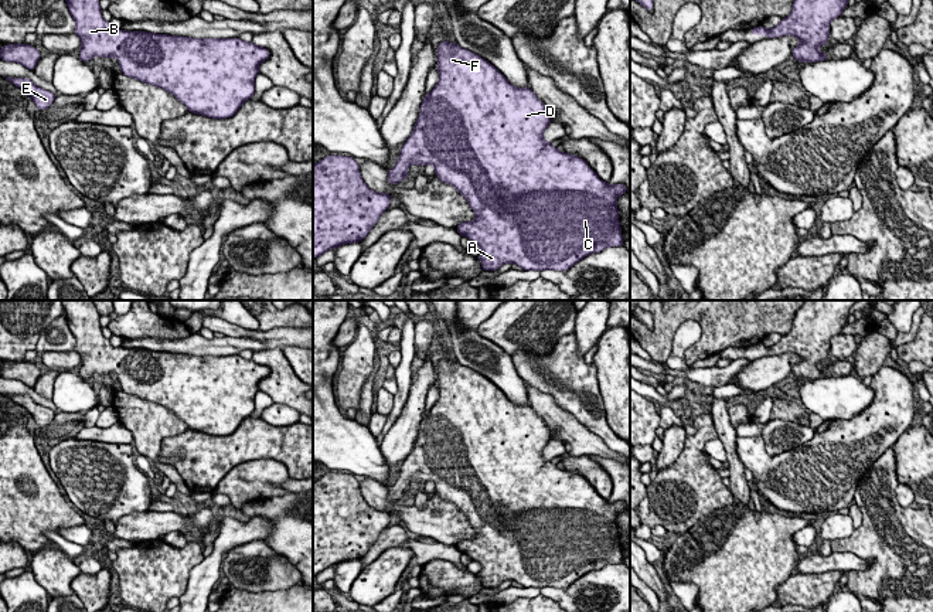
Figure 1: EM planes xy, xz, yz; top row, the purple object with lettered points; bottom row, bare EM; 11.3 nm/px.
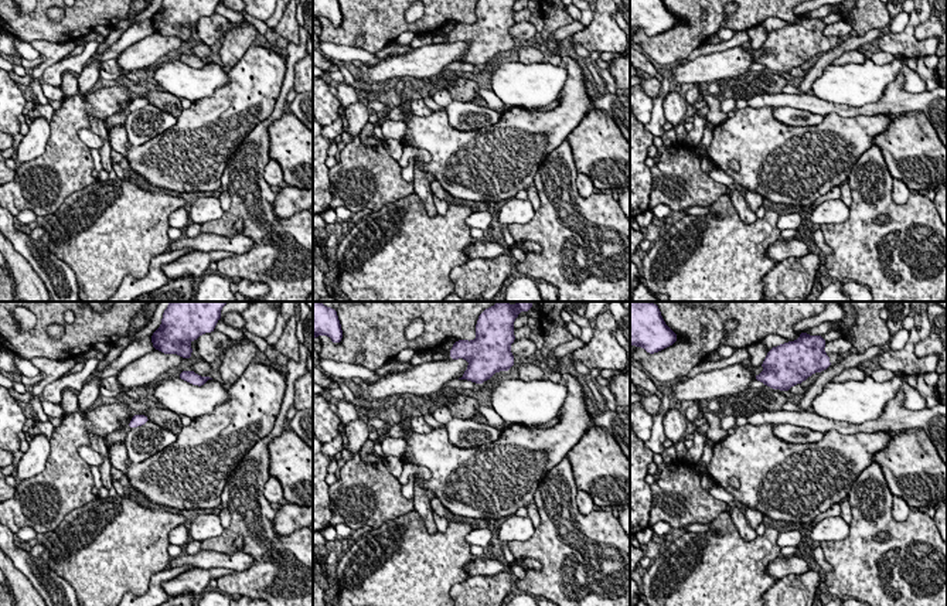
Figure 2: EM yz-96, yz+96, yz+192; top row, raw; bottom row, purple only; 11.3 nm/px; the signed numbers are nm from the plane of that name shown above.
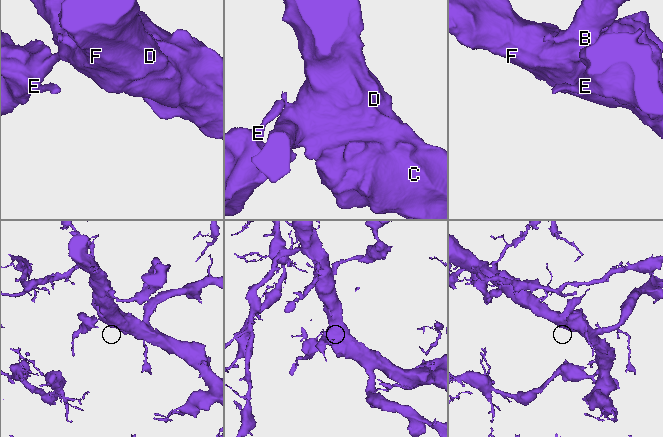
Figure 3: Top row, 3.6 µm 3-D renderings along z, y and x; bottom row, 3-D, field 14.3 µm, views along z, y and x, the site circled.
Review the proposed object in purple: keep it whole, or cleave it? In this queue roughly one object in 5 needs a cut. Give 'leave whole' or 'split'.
leave whole

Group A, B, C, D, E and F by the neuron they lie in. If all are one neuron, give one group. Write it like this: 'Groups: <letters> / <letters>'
Groups: A B C D E F

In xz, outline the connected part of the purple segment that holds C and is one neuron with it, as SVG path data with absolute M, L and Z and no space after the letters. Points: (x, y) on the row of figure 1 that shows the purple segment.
M443 41L437 45L437 52L436 65L439 71L439 82L430 94L423 98L415 128L398 153L399 159L396 164L388 171L388 181L394 186L403 181L408 177L408 169L411 164L433 164L439 180L454 186L456 190L469 201L470 208L476 212L476 220L473 222L462 222L456 230L462 237L467 237L473 244L481 248L477 258L481 261L483 271L496 271L507 262L521 266L522 271L568 271L589 254L600 252L610 246L624 246L616 200L619 196L627 193L627 187L624 184L610 186L609 183L602 181L583 159L566 152L562 153L544 139L544 130L551 123L551 115L531 88L517 88L511 85L488 61L466 48L462 48L459 44Z

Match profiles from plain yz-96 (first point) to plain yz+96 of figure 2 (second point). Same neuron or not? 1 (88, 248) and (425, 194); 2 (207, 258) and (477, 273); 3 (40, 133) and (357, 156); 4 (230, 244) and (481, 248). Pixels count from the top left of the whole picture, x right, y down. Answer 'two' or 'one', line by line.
1: two
2: one
3: two
4: one

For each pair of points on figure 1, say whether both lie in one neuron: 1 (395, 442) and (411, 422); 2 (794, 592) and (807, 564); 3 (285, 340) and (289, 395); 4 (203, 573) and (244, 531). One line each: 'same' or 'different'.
1: same
2: different
3: different
4: same

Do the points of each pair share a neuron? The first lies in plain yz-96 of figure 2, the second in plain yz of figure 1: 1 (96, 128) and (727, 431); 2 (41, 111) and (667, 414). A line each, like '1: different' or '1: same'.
1: same
2: same

